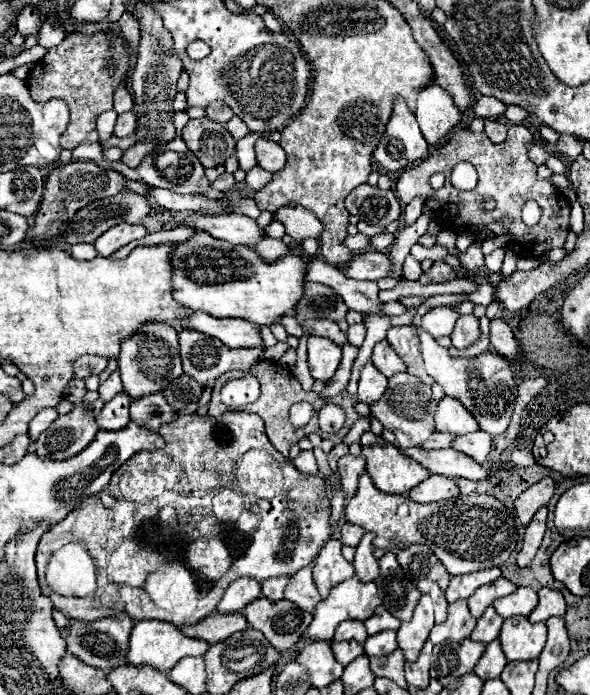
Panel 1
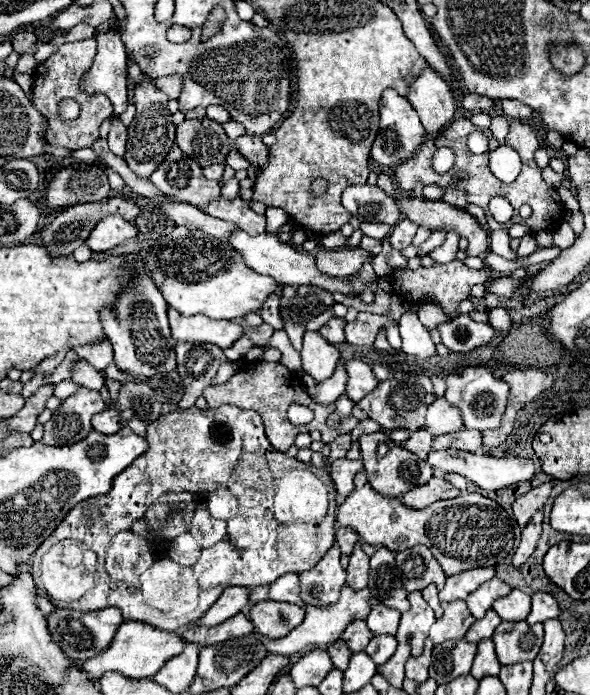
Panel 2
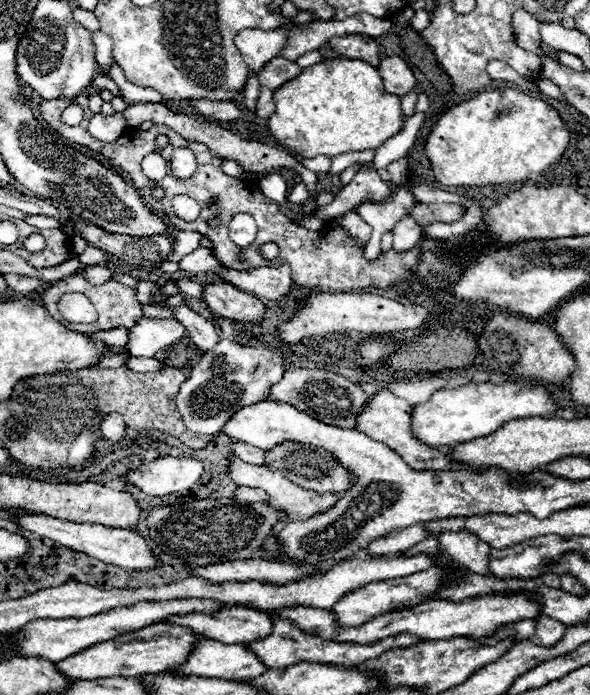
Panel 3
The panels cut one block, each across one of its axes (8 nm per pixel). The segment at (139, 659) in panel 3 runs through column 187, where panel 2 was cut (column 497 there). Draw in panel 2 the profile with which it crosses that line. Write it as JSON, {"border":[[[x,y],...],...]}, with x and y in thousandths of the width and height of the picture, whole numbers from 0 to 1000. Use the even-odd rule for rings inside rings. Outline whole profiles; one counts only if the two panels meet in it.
{"border":[[[851,895],[834,912],[844,950],[854,955],[878,955],[905,950],[919,929],[919,898],[892,895]]]}

